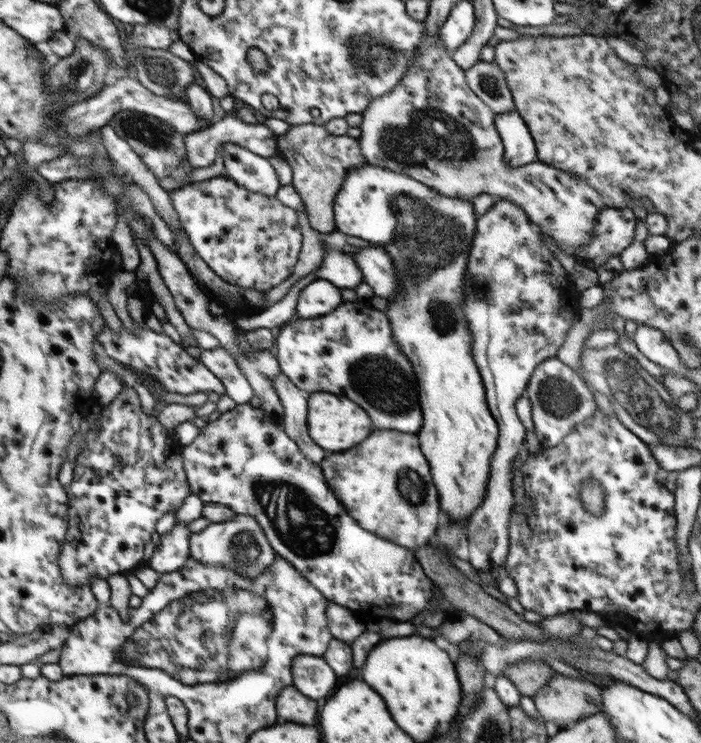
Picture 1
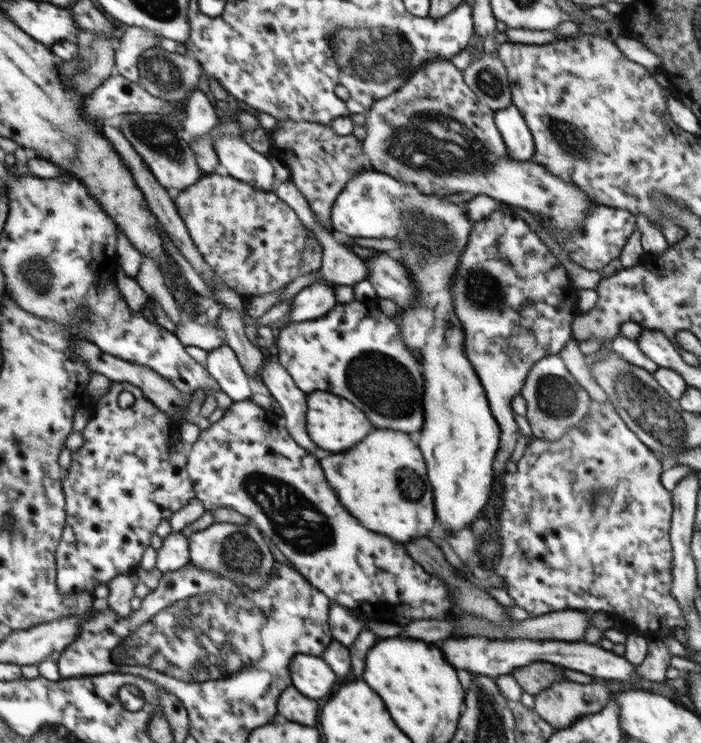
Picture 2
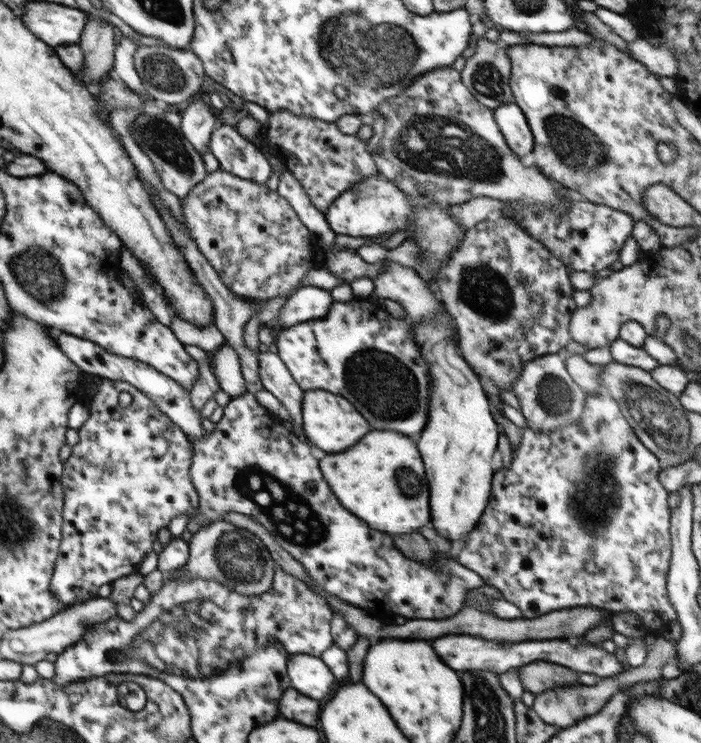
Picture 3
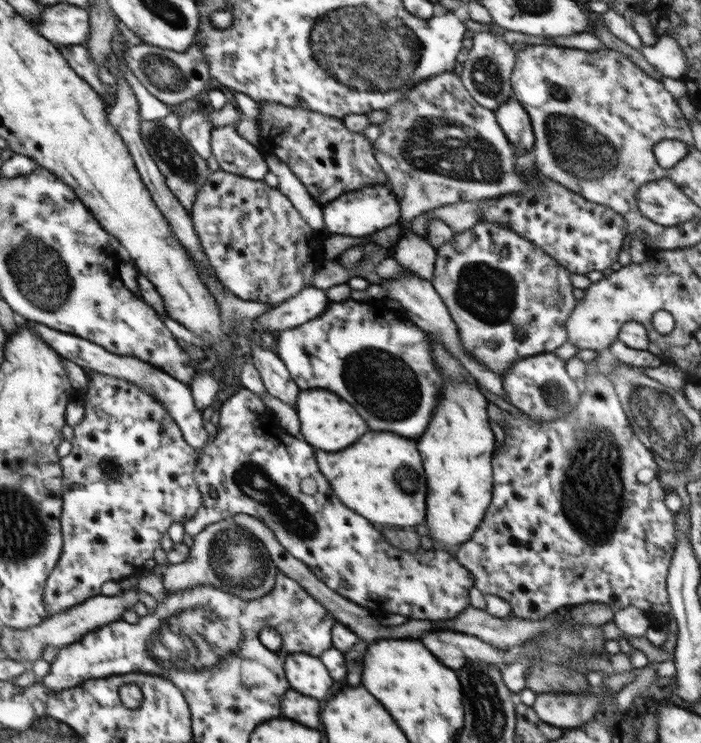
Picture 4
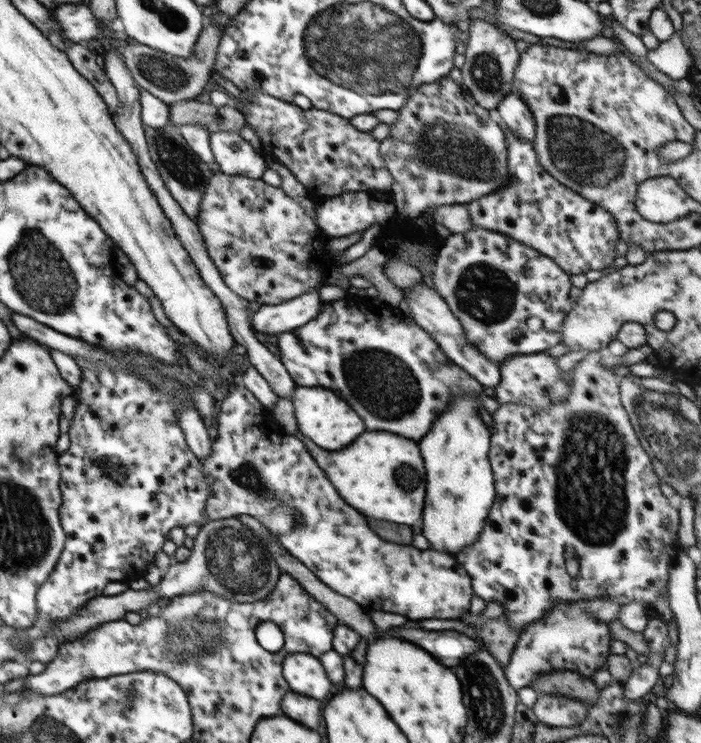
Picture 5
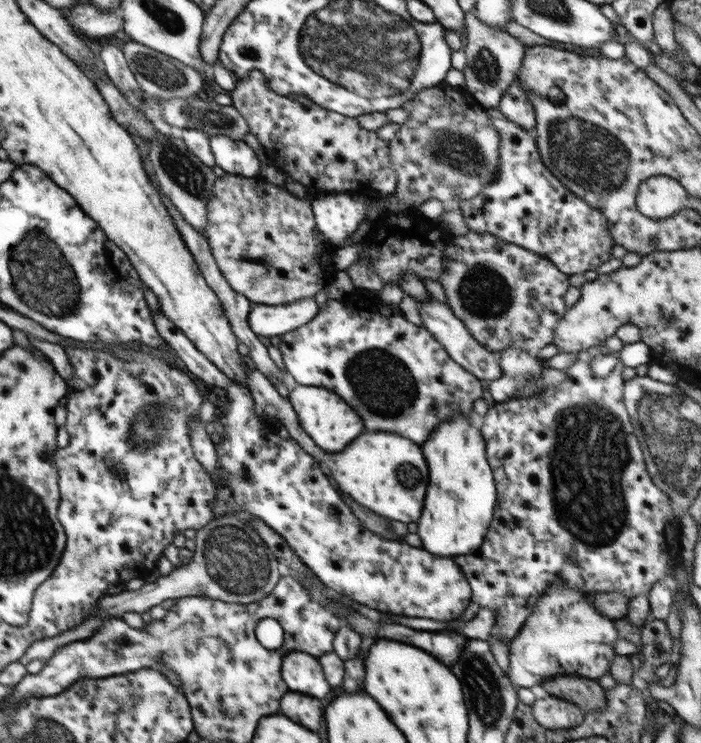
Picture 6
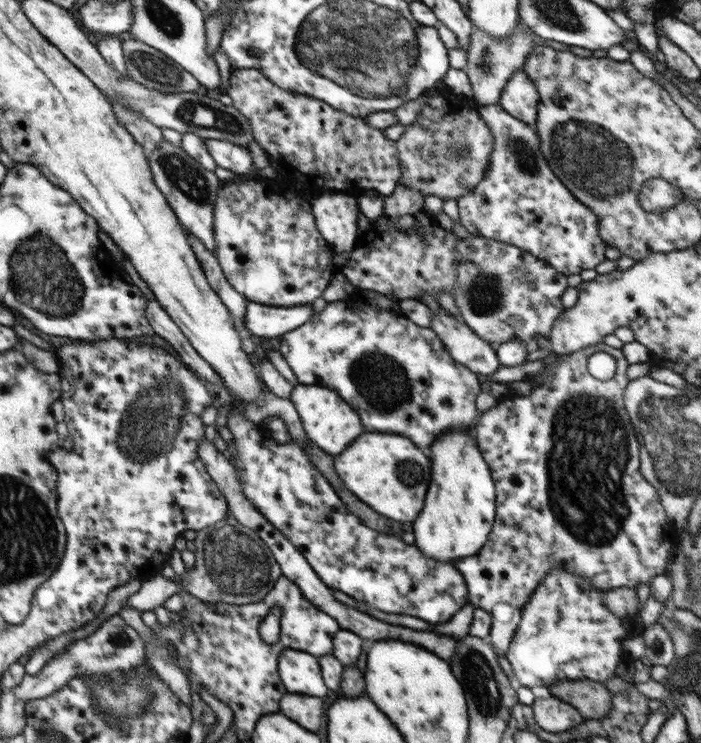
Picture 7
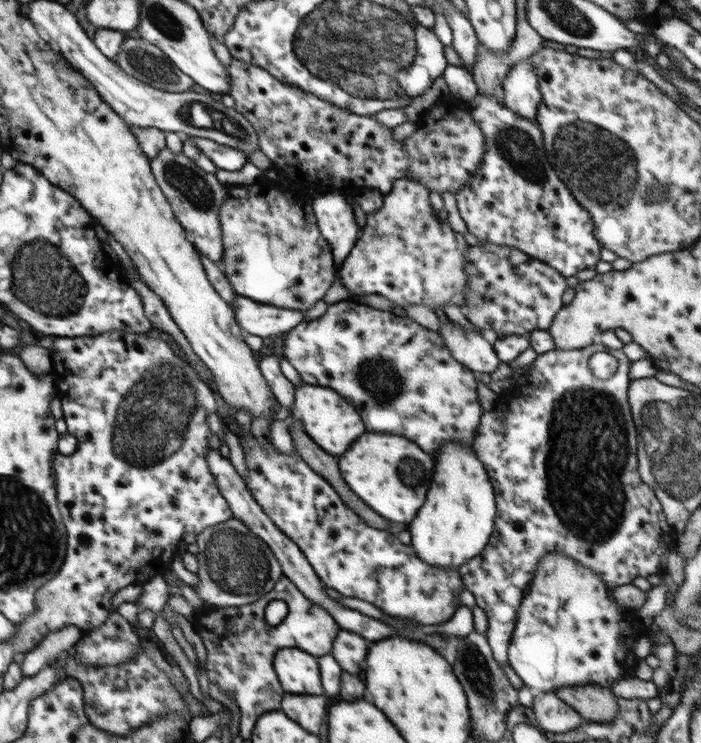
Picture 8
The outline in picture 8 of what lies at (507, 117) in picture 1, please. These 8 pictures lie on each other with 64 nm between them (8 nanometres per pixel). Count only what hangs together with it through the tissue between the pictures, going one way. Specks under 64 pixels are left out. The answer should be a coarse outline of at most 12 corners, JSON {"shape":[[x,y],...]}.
{"shape":[[530,59],[518,61],[501,85],[502,99],[536,121],[542,102]]}

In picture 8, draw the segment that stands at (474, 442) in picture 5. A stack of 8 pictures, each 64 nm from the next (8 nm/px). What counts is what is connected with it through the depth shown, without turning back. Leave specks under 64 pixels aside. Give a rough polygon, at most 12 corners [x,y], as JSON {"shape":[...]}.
{"shape":[[471,446],[434,456],[408,524],[415,556],[455,569],[494,532],[494,486]]}

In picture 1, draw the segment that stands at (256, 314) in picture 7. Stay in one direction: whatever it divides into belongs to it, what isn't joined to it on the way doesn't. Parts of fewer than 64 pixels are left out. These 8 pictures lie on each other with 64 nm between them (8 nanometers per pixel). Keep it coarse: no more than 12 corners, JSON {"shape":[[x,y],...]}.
{"shape":[[319,279],[300,292],[296,316],[314,319],[342,304],[341,290]]}

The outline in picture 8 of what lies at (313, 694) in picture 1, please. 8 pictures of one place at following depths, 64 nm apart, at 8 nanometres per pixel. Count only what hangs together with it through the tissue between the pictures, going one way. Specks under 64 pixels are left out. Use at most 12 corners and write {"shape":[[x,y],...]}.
{"shape":[[299,648],[274,655],[286,692],[322,694],[318,659]]}

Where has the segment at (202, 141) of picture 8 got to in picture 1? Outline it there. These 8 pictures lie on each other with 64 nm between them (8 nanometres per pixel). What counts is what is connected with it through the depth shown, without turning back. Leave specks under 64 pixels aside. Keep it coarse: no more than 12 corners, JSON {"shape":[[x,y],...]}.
{"shape":[[222,143],[224,175],[248,191],[275,196],[273,160]]}

